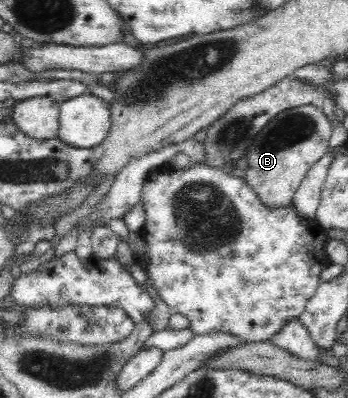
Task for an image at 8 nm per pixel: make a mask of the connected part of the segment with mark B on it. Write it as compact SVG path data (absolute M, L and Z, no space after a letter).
M320 104L294 106L272 117L256 133L256 137L250 140L242 157L247 162L247 167L242 169L242 178L264 207L278 209L293 205L294 194L308 170L329 151L329 139L332 135L330 122Z

